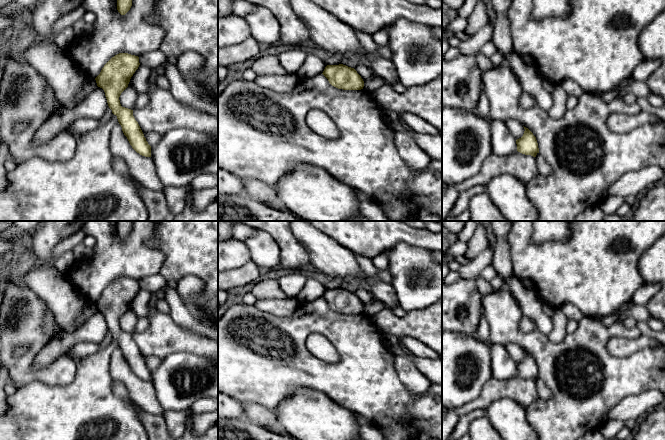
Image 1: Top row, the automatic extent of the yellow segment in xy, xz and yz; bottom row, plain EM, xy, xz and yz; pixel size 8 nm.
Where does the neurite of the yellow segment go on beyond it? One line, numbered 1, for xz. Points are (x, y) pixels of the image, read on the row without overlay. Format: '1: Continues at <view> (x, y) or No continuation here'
1: No continuation here

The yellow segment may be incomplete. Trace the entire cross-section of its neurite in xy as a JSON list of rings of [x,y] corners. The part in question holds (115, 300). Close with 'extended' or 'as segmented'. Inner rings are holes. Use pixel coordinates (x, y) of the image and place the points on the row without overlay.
[[[119,277],[104,289],[95,304],[97,310],[104,314],[108,330],[117,340],[122,355],[132,372],[142,380],[151,381],[151,370],[135,344],[133,334],[122,331],[119,324],[139,289],[138,280]]]; as segmented

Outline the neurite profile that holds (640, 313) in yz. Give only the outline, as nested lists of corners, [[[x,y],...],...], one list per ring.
[[[634,305],[628,314],[634,317],[638,322],[647,322],[650,317],[647,307],[642,305]]]

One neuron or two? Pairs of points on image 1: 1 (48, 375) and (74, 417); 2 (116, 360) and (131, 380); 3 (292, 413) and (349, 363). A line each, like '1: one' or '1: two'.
1: two
2: one
3: two

